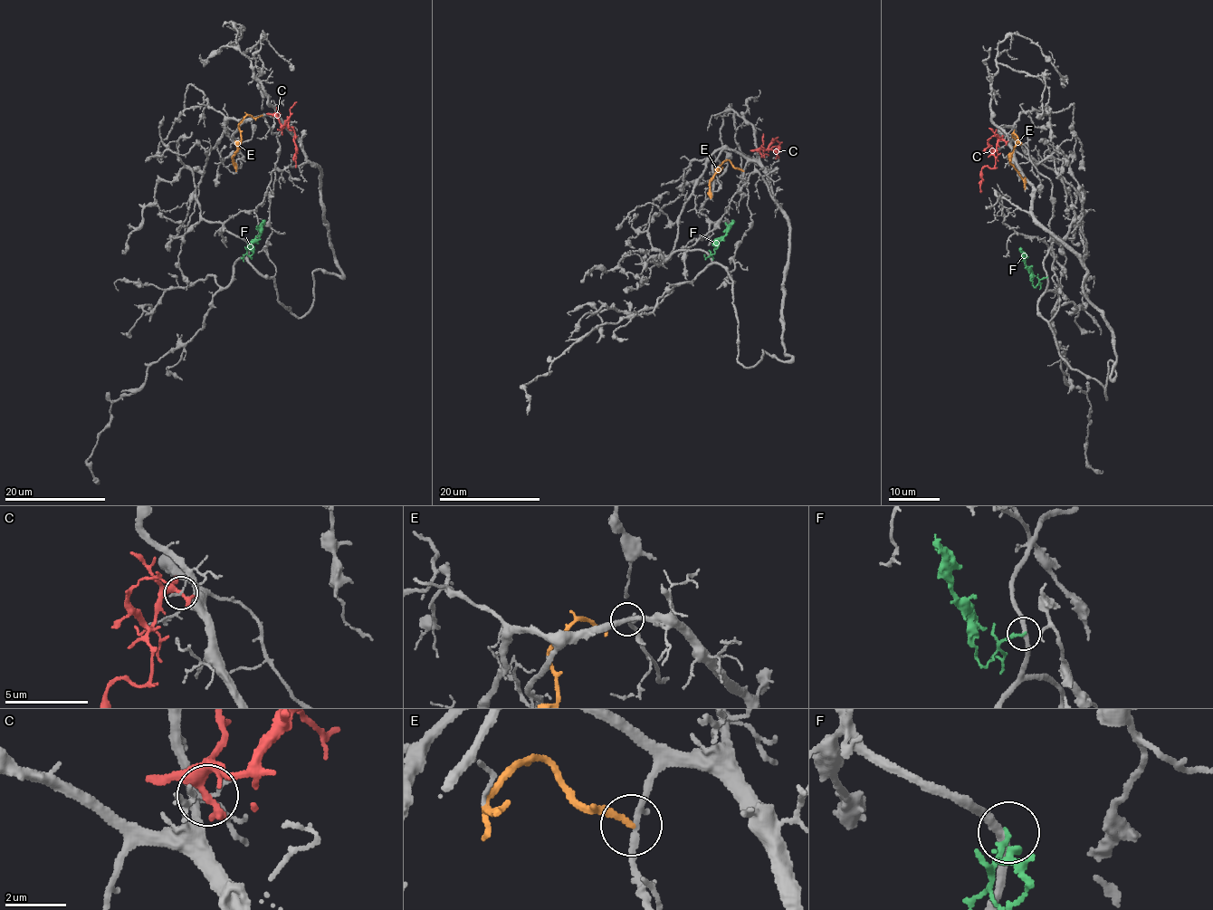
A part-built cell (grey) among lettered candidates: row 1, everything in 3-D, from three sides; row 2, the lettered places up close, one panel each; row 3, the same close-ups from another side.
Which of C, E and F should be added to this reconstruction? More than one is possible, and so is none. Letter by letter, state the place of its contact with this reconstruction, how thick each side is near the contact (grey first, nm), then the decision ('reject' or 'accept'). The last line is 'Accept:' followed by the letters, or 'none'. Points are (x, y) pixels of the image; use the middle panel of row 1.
C: meets grey at (760, 153); 140 nm thick on the grey side, 340 nm on the other; reject
E: meets grey at (743, 171); 180 nm thick on the grey side, 170 nm on the other; reject
F: meets grey at (712, 259); 280 nm thick on the grey side, 180 nm on the other; reject
Accept: none

